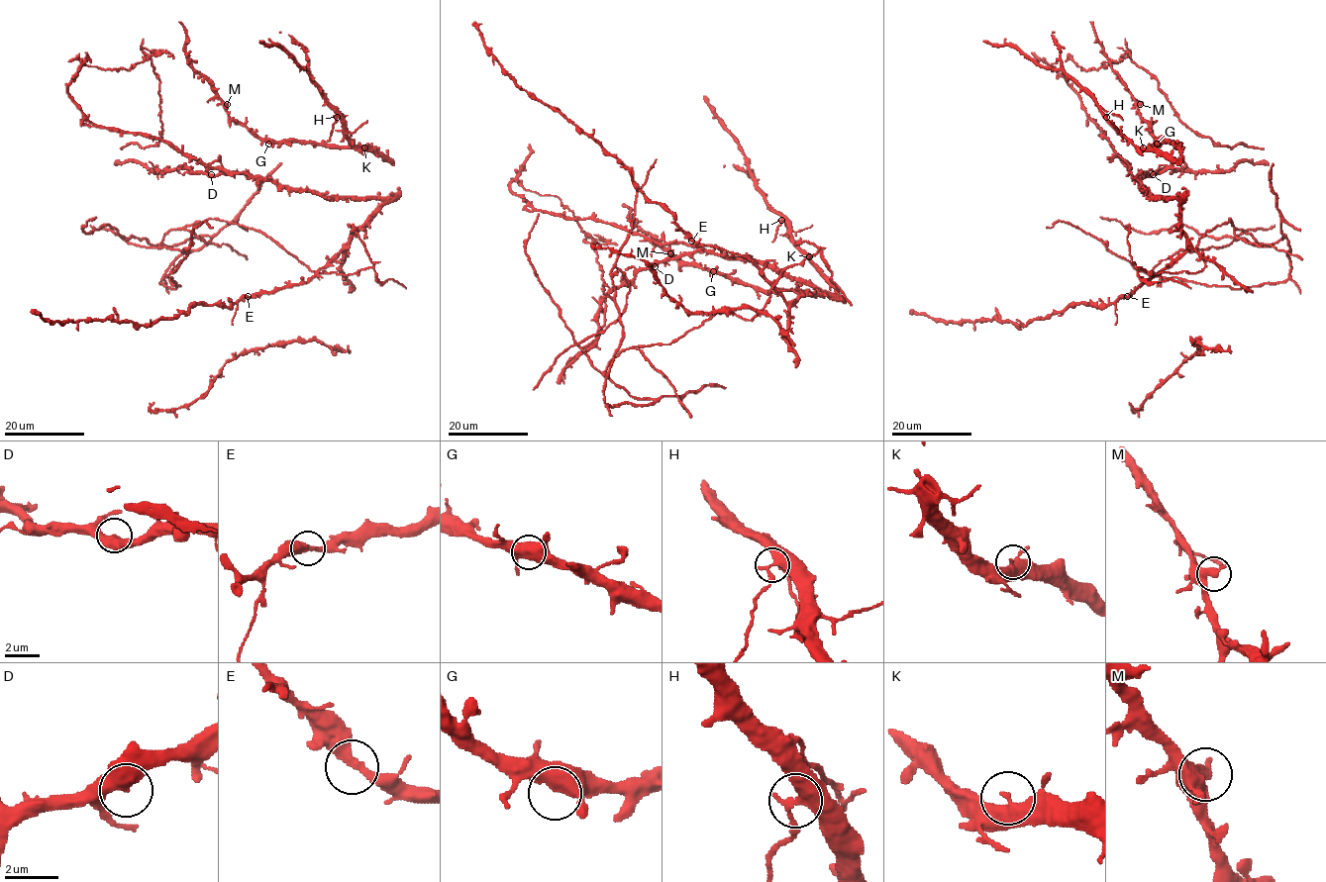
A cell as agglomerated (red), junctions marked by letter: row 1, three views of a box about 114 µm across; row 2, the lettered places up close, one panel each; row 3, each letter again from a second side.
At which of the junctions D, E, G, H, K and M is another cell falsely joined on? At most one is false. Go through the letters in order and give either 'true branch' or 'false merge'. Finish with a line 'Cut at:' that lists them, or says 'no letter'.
D: true branch
E: true branch
G: true branch
H: false merge
K: true branch
M: true branch
Cut at: H

